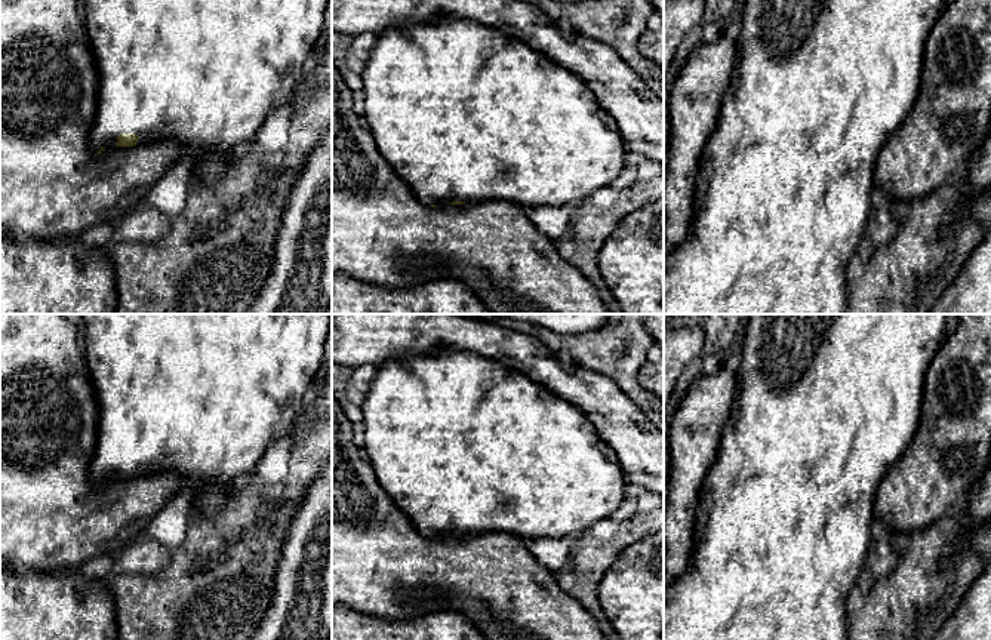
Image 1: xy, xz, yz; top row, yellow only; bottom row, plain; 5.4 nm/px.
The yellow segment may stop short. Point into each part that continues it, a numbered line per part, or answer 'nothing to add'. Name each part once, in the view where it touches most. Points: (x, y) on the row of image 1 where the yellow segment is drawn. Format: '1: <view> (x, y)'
1: xy (203, 73)

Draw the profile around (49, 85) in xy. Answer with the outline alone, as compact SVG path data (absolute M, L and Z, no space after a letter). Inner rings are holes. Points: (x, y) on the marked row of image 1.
M0 0L0 234L39 241L53 241L81 236L90 227L102 222L119 222L136 207L164 173L187 153L173 141L157 141L133 147L105 147L101 154L90 150L90 130L96 117L99 74L92 56L81 0Z

